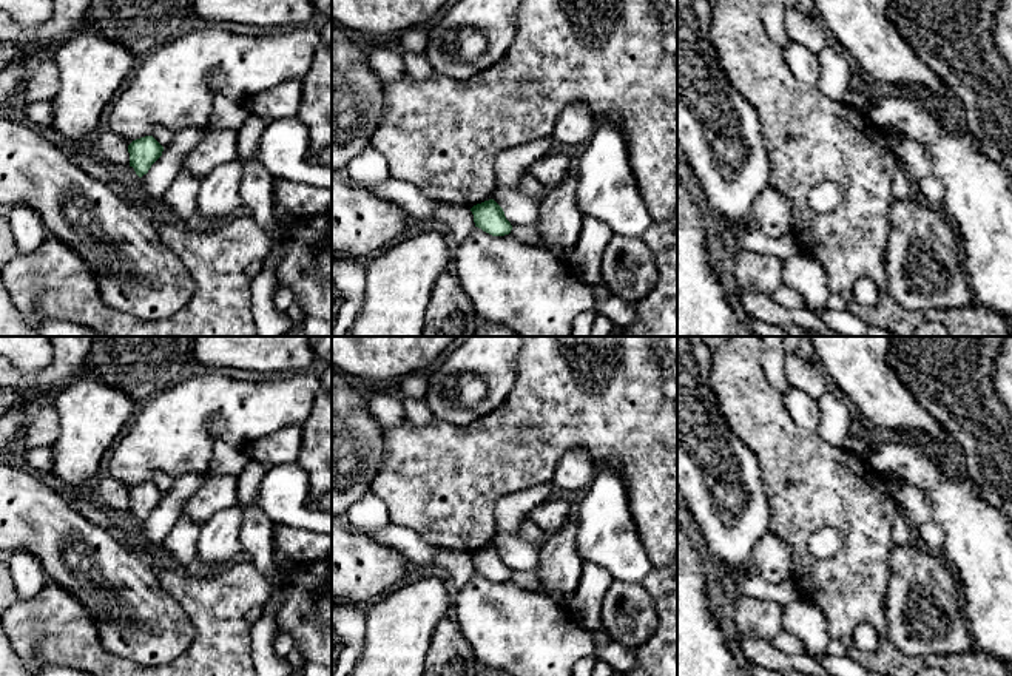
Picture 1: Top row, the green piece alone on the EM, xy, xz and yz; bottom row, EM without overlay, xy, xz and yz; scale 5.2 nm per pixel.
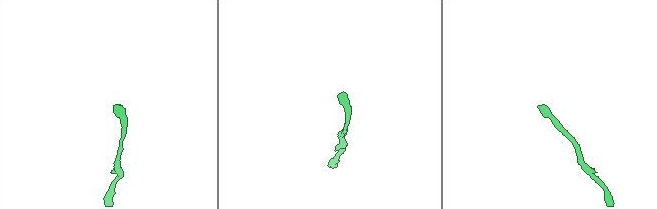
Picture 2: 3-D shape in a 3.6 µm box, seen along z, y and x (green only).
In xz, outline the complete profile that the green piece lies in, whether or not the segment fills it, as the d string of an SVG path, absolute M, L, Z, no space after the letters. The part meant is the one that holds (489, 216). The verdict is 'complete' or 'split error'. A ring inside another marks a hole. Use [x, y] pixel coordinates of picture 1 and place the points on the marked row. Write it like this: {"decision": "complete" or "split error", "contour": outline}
{"decision": "complete", "contour": "M494 199L474 205L471 211L474 215L475 227L492 236L504 236L512 230L503 208Z"}

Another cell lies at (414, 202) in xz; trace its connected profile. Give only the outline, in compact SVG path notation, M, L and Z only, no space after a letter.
M390 177L367 190L375 196L396 204L409 218L415 218L418 221L435 218L435 199L421 193L415 185Z

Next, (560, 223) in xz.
M577 157L563 181L549 188L540 207L540 218L534 225L512 225L511 235L532 247L552 252L569 262L583 228L583 215L575 201Z

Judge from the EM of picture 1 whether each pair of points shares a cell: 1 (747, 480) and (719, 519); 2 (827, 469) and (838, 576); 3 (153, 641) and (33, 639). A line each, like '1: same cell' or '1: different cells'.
1: same cell
2: same cell
3: different cells

